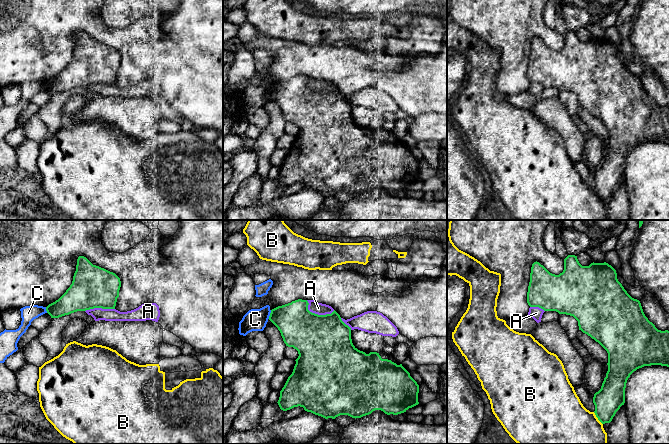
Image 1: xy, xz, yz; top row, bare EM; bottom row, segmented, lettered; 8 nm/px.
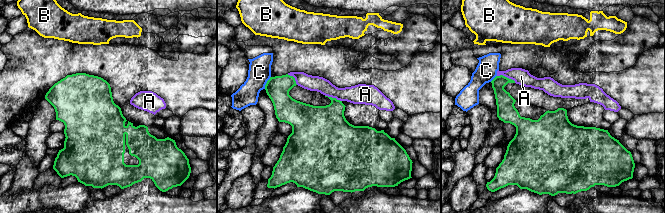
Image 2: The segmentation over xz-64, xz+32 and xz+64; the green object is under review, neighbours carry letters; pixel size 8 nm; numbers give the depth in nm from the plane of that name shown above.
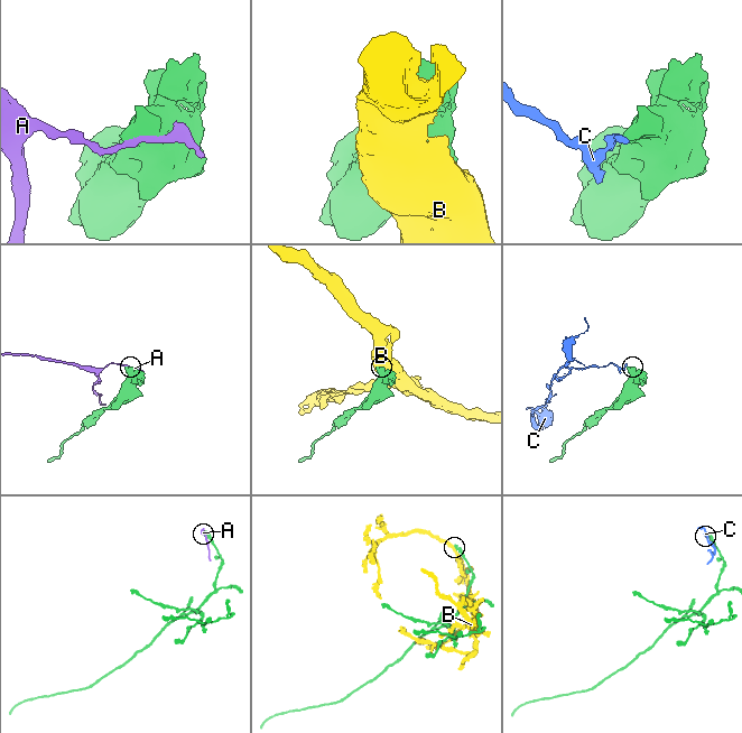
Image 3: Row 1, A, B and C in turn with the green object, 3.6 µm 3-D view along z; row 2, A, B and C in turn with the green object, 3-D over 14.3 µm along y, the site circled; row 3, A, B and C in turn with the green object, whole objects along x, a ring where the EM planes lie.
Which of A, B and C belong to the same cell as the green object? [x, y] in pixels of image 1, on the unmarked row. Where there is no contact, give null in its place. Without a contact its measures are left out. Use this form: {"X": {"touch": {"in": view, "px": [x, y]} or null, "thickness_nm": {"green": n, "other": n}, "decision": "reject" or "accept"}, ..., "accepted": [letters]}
{"A": {"touch": {"in": "xz", "px": [317, 90]}, "thickness_nm": {"green": 440, "other": 100}, "decision": "reject"}, "B": {"touch": {"in": "yz", "px": [597, 193]}, "thickness_nm": {"green": 220, "other": 500}, "decision": "reject"}, "C": {"touch": {"in": "xz", "px": [270, 90]}, "thickness_nm": {"green": 300, "other": 180}, "decision": "reject"}, "accepted": []}

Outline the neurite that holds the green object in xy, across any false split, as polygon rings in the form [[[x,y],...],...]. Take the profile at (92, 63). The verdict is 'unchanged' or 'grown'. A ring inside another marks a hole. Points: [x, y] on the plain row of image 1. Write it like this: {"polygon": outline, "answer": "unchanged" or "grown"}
{"polygon": [[[79,32],[72,60],[46,87],[51,94],[59,94],[94,84],[115,85],[120,63],[120,54],[115,49]]], "answer": "unchanged"}

